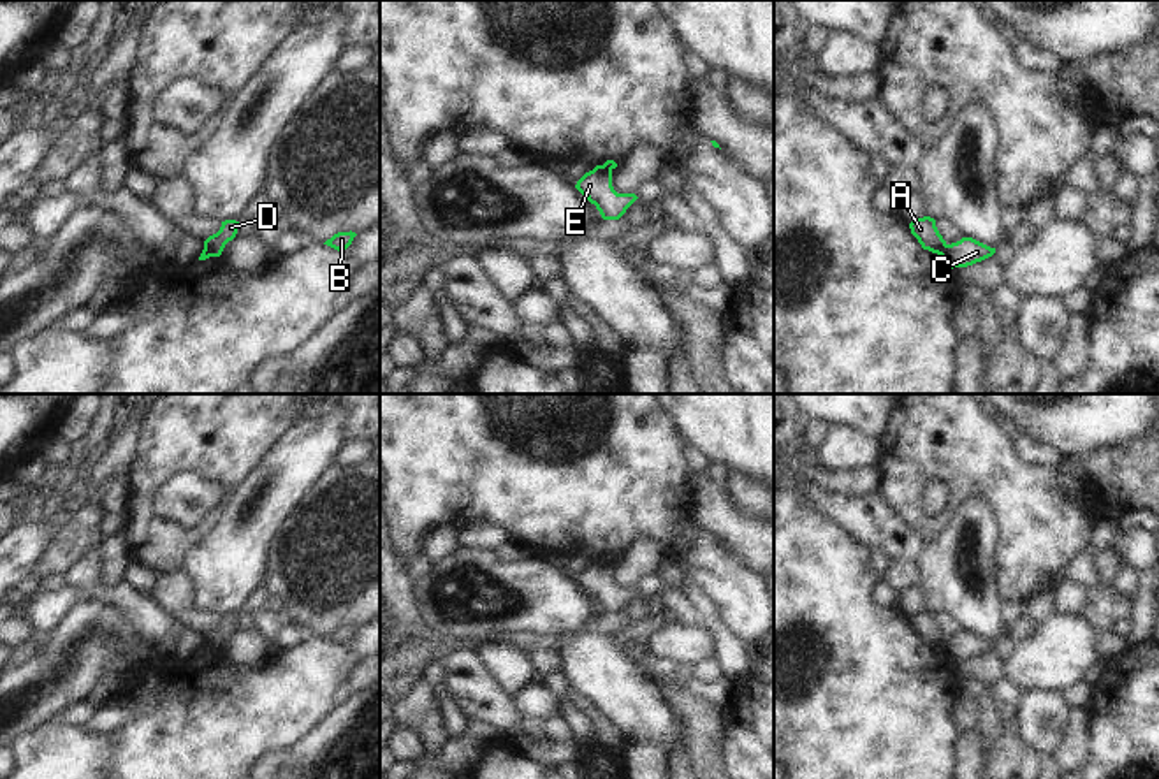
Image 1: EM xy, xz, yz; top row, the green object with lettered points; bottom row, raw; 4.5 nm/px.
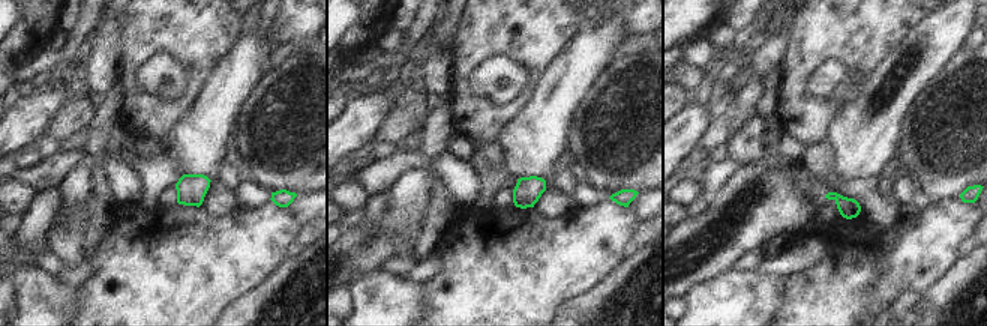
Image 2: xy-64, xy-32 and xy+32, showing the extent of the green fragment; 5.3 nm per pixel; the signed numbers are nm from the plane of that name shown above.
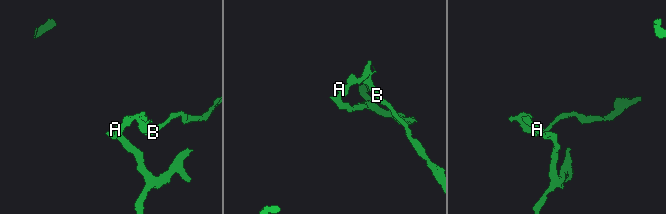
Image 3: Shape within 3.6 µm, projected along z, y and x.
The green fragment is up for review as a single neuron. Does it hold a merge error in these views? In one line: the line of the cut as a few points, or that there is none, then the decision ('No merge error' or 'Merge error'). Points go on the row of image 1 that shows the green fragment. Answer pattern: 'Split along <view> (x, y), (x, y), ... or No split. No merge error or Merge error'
Split along yz (947, 245), (940, 254). Merge error

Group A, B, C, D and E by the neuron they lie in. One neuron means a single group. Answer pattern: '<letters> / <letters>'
A B D / C E

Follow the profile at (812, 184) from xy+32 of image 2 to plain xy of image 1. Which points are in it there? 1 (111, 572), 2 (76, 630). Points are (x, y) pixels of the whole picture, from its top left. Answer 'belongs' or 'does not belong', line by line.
1: does not belong
2: does not belong

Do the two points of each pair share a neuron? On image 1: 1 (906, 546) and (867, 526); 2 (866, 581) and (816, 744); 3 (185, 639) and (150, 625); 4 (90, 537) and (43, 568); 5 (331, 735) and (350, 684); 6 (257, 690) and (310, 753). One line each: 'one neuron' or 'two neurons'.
1: one neuron
2: one neuron
3: two neurons
4: one neuron
5: two neurons
6: two neurons

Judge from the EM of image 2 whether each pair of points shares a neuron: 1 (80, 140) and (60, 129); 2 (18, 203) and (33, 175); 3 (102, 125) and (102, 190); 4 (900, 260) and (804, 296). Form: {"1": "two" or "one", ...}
{"1": "two", "2": "two", "3": "one", "4": "one"}

